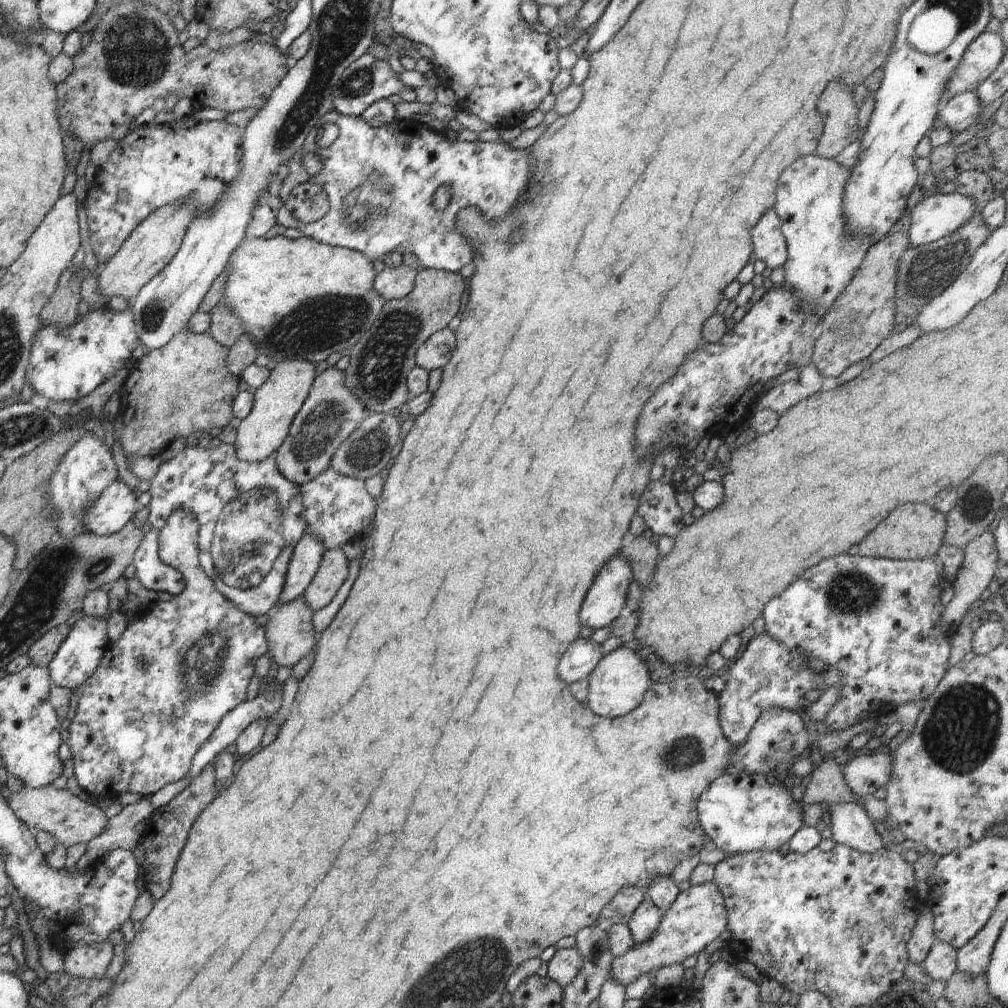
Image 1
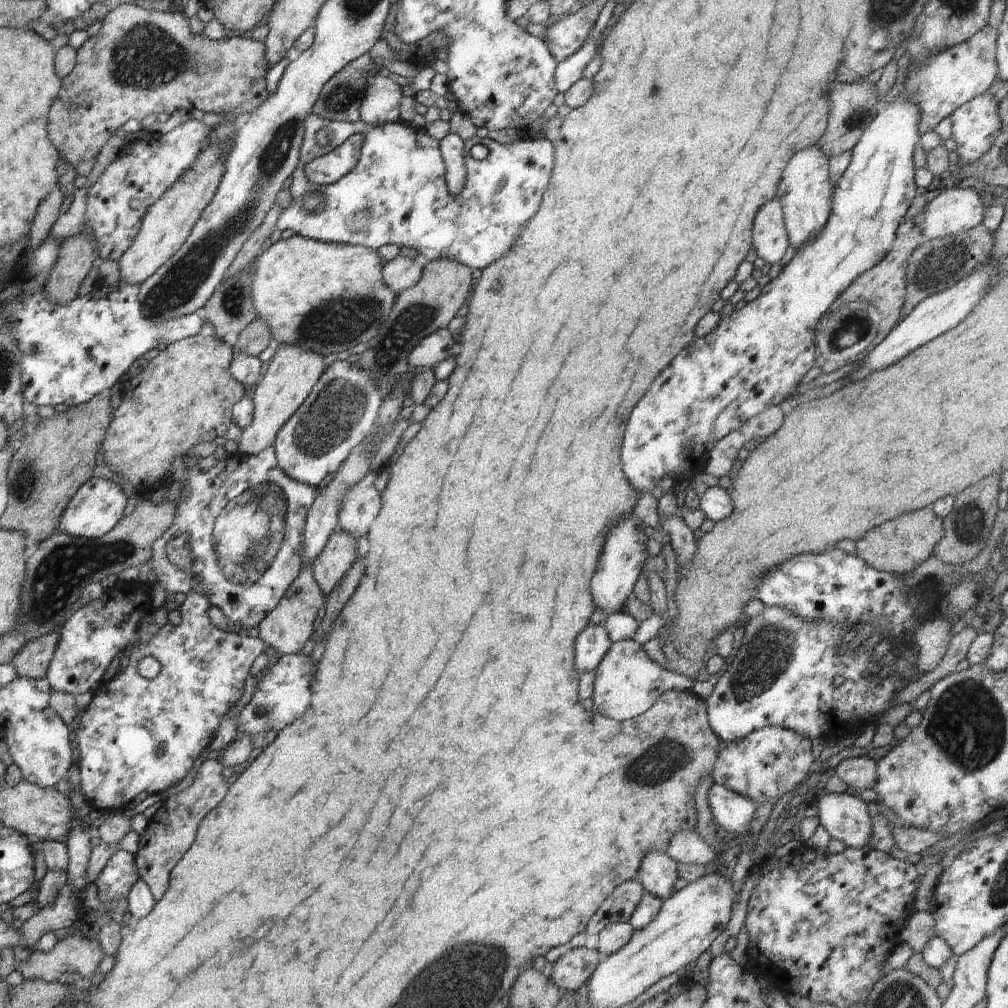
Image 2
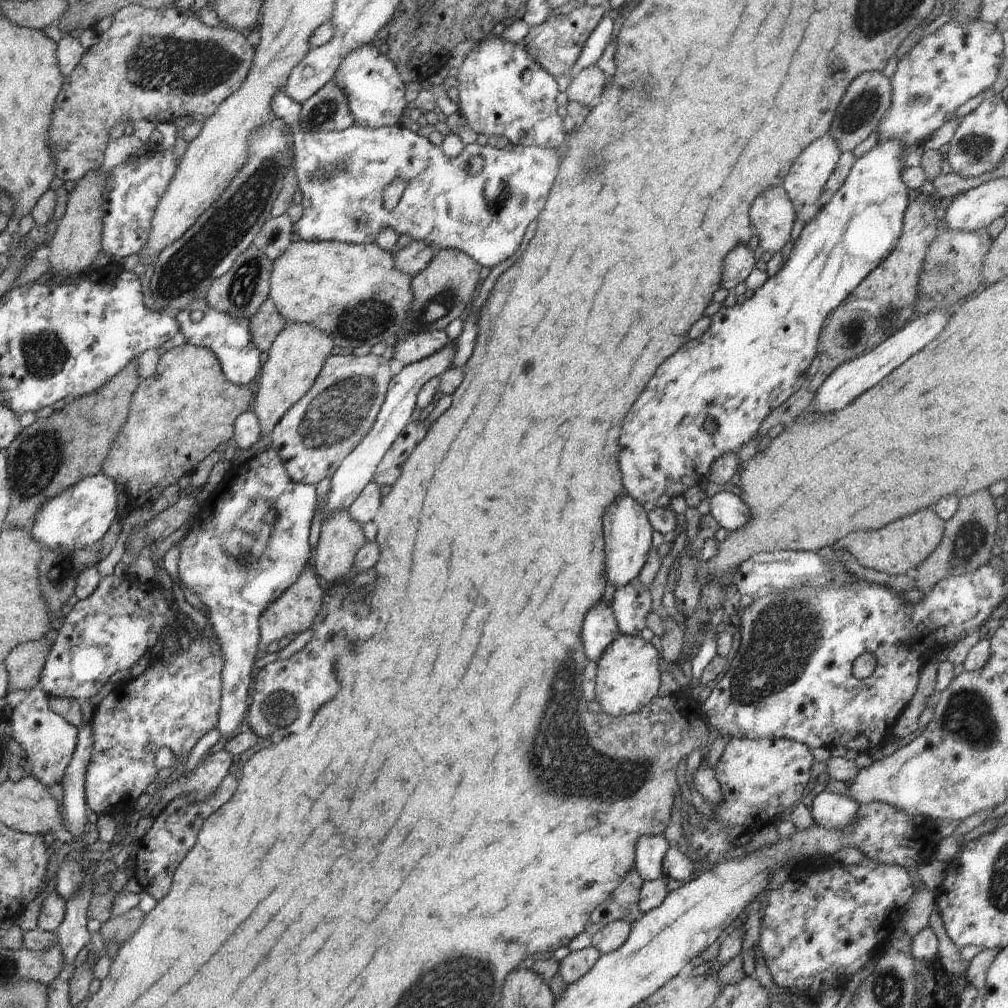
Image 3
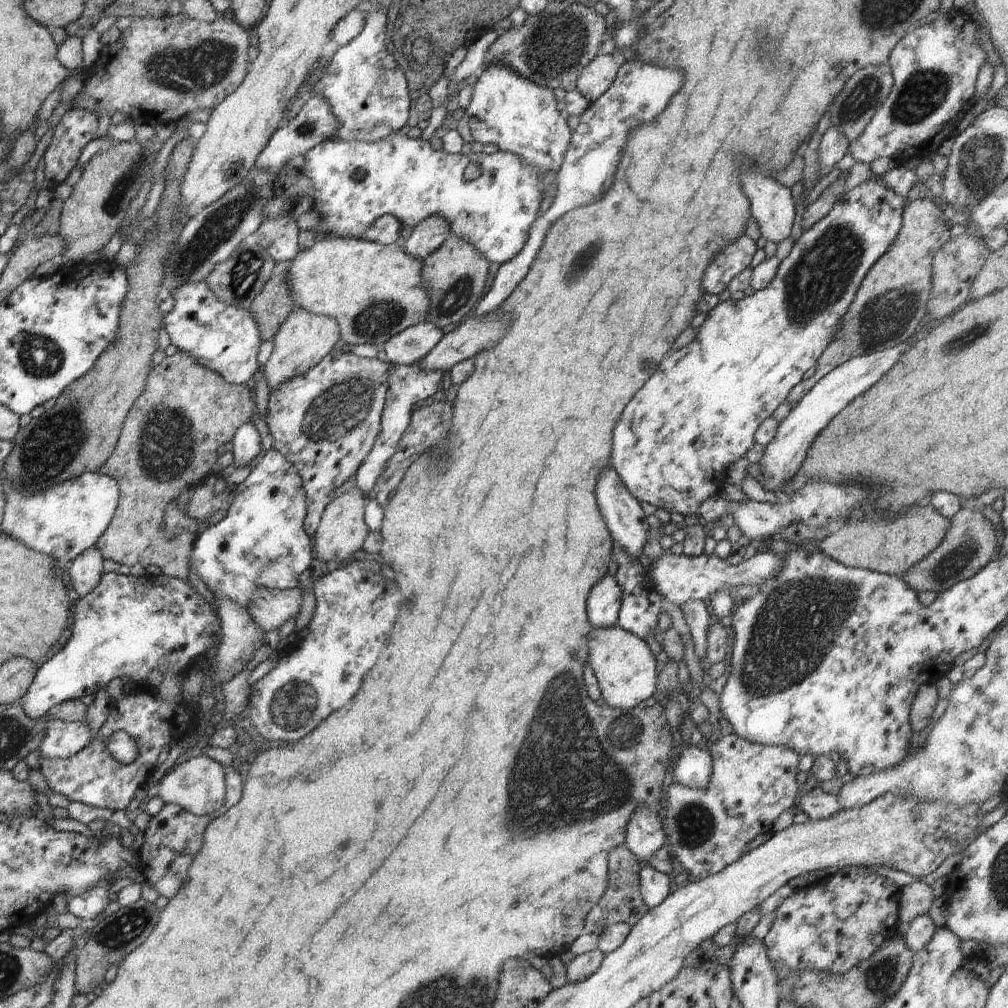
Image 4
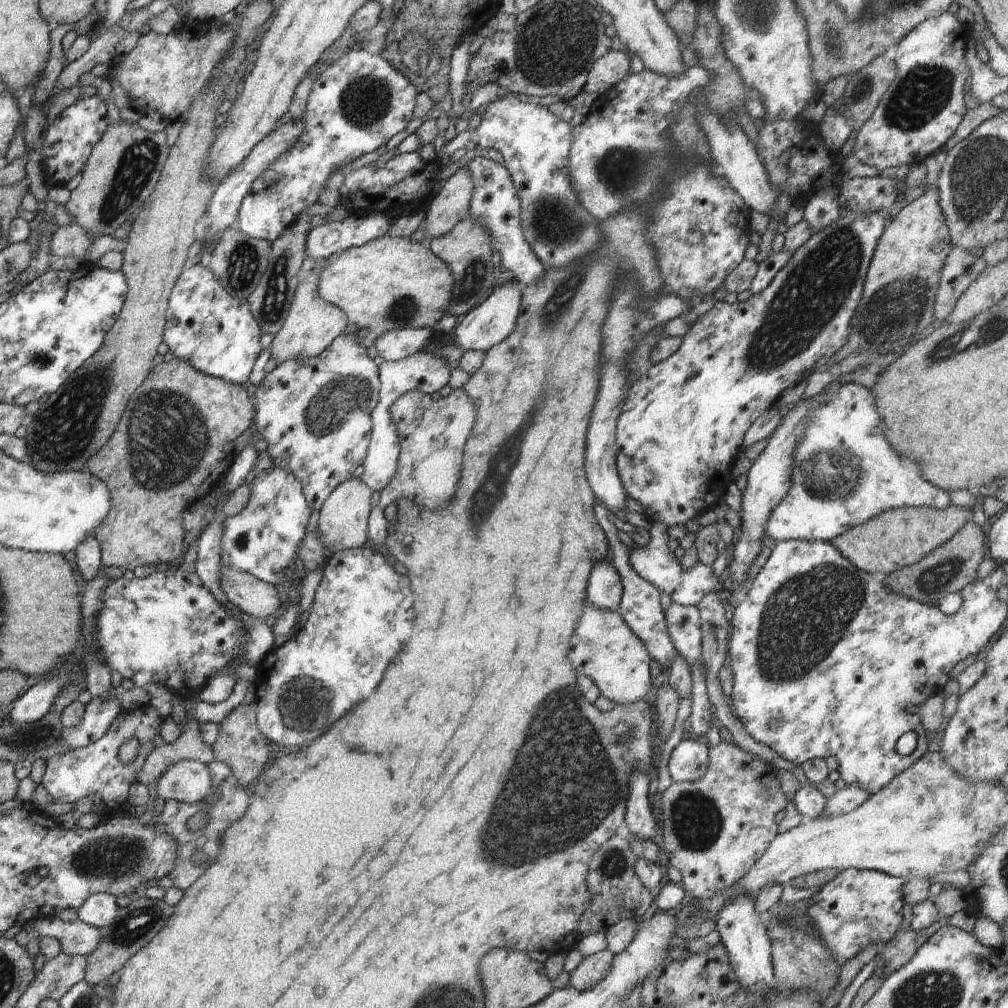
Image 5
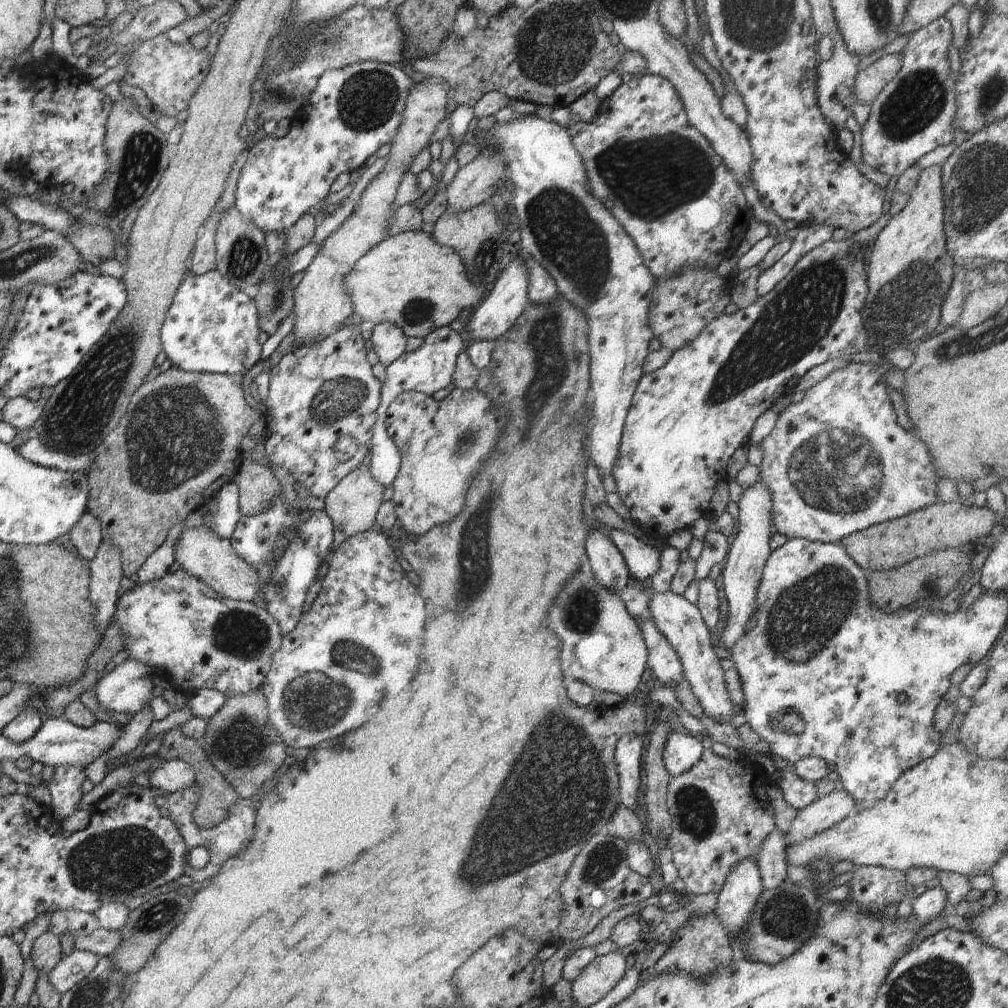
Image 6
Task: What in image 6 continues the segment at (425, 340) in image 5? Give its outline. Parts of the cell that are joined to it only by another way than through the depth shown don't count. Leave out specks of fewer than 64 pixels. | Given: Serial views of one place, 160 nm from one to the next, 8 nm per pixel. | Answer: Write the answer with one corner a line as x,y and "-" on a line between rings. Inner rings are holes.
390,321
370,326
373,350
379,361
387,367
406,352
407,336
402,329

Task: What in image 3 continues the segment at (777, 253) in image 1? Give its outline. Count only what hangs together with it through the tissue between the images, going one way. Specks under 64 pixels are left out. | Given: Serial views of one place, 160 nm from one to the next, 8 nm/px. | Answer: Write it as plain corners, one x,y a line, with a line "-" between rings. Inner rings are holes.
782,185
763,190
752,203
750,220
765,251
780,252
788,239
797,214

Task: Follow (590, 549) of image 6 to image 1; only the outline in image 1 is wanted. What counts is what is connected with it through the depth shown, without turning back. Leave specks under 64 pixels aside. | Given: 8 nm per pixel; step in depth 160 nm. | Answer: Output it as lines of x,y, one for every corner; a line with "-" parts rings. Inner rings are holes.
578,637
566,650
558,664
558,676
562,682
587,679
603,657
600,645
590,637

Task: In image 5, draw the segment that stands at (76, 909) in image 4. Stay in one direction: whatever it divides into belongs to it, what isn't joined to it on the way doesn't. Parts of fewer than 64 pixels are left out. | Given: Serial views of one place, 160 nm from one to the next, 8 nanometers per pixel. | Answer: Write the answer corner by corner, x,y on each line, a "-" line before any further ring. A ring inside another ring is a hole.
96,893
89,896
77,912
81,921
101,929
107,927
116,918
118,909
114,895

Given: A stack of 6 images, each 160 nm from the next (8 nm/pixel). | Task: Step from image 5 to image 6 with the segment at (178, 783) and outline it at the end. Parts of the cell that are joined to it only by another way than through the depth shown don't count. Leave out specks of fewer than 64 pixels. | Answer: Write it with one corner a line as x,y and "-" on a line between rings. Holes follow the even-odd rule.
172,759
157,763
148,773
149,782
157,792
173,793
192,786
196,790
195,772
183,760

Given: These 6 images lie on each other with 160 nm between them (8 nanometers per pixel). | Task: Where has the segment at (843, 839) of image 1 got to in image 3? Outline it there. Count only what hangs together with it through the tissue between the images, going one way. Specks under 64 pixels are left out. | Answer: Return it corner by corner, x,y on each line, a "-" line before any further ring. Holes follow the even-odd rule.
825,790
815,796
810,810
816,825
842,830
853,821
859,806
847,794
842,796

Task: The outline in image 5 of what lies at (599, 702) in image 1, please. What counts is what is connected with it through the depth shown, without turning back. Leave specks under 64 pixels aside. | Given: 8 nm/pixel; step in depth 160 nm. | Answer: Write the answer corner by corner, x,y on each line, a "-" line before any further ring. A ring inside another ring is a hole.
588,603
578,626
570,638
570,664
575,674
586,675
599,688
602,696
618,705
629,705
653,694
656,685
650,682
651,656
645,644
628,628
619,611
598,608

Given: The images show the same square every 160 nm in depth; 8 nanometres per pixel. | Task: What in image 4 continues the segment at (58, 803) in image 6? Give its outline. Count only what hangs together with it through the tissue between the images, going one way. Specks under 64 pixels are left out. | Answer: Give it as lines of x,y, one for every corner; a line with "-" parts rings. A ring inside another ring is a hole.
129,686
127,692
122,695
119,701
112,700
108,707
108,718
100,727
97,738
91,740
86,748
83,748
74,756
58,759
56,761
48,759
44,756
40,758
41,772
48,783
50,790
64,794
72,802
83,802
88,806
96,806
96,808
108,808
108,810
124,810
130,800
132,800
136,790
142,786
149,785
151,781
151,772
156,766
158,755
164,746
170,748
177,744
180,740
189,736
196,727
195,710
198,704
185,703
183,698
176,703
164,701
158,696
156,688
144,688
144,686
-
114,732
126,732
138,745
138,756
136,760
129,765
120,764
106,748
104,739
107,739

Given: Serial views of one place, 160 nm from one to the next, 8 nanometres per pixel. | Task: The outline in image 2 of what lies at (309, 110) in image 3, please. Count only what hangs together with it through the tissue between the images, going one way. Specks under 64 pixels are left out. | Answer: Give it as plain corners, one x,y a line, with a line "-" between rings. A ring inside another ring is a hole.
364,53
341,68
323,86
319,99
314,103
313,113
329,121
359,121
359,106
366,90
365,78
383,71
382,66
374,63
370,53

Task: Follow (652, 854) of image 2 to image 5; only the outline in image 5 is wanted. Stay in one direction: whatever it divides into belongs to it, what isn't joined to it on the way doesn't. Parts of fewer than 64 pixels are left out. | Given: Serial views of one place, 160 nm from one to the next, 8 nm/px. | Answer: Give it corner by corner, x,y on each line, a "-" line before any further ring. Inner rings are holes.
641,770
632,771
625,806
624,829
633,837
650,839
656,834
656,824
648,801
649,778

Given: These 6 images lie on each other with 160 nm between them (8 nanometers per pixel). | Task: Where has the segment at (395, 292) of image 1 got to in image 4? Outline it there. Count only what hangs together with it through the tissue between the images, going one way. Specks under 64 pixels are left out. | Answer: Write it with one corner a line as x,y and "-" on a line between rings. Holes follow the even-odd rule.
443,216
425,218
411,229
410,236
402,247
410,256
422,261
432,251
442,246
450,235
449,229
449,222

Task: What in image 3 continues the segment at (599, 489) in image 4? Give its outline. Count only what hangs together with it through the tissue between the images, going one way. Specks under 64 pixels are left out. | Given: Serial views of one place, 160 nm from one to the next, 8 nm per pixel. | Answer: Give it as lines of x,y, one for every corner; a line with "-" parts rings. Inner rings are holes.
626,492
618,496
604,514
606,528
606,570
607,582
612,582
616,589
631,583
638,577
646,562
648,552
652,549
652,532
648,515
643,505

